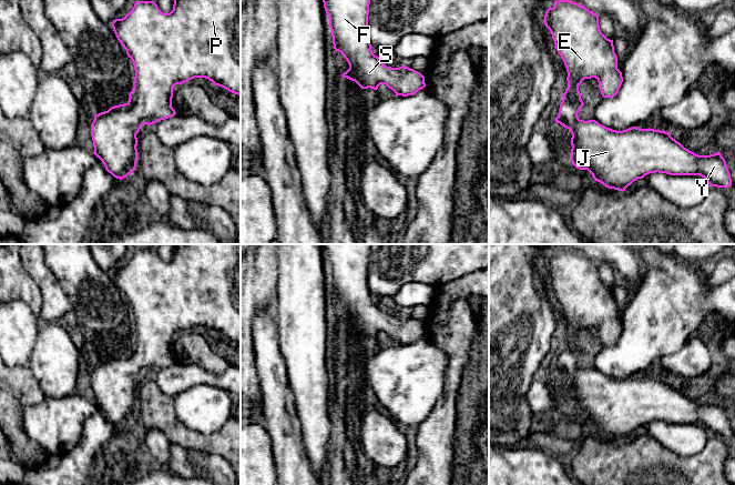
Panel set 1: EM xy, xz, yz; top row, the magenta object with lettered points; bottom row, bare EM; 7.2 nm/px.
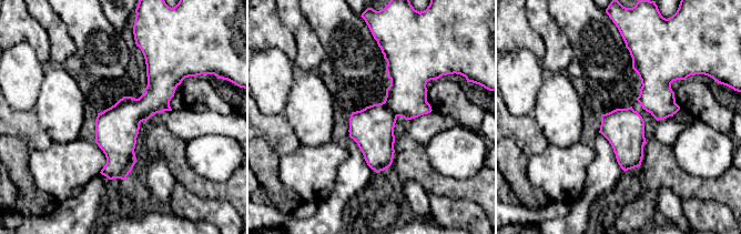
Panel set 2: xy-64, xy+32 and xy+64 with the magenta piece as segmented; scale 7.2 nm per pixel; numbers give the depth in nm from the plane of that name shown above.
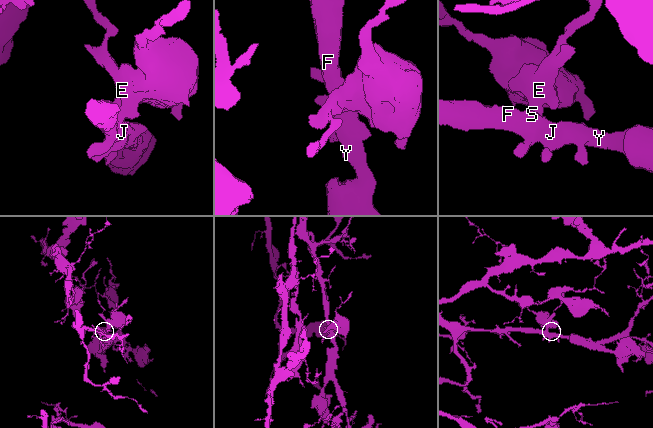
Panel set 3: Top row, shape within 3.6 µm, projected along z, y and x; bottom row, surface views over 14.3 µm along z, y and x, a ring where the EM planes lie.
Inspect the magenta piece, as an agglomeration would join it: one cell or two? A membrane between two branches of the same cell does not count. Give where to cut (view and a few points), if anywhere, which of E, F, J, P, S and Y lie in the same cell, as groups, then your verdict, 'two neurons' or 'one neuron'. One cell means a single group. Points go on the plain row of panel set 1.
no cut | E F J P S Y | one neuron

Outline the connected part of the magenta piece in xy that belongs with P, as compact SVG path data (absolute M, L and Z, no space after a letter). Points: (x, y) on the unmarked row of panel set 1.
M174 244L173 259L162 261L154 250L135 250L132 259L112 271L113 280L132 309L135 325L129 350L94 364L91 385L94 403L105 418L116 427L131 423L137 411L137 386L143 373L151 374L176 363L172 356L173 336L194 326L205 326L213 333L241 344L241 244Z

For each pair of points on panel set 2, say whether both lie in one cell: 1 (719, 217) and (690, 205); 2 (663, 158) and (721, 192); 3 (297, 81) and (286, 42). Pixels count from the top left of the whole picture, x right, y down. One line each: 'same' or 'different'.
1: same
2: same
3: different

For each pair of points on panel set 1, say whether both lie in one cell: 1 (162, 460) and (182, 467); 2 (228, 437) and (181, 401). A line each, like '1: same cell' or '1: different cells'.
1: different cells
2: different cells

